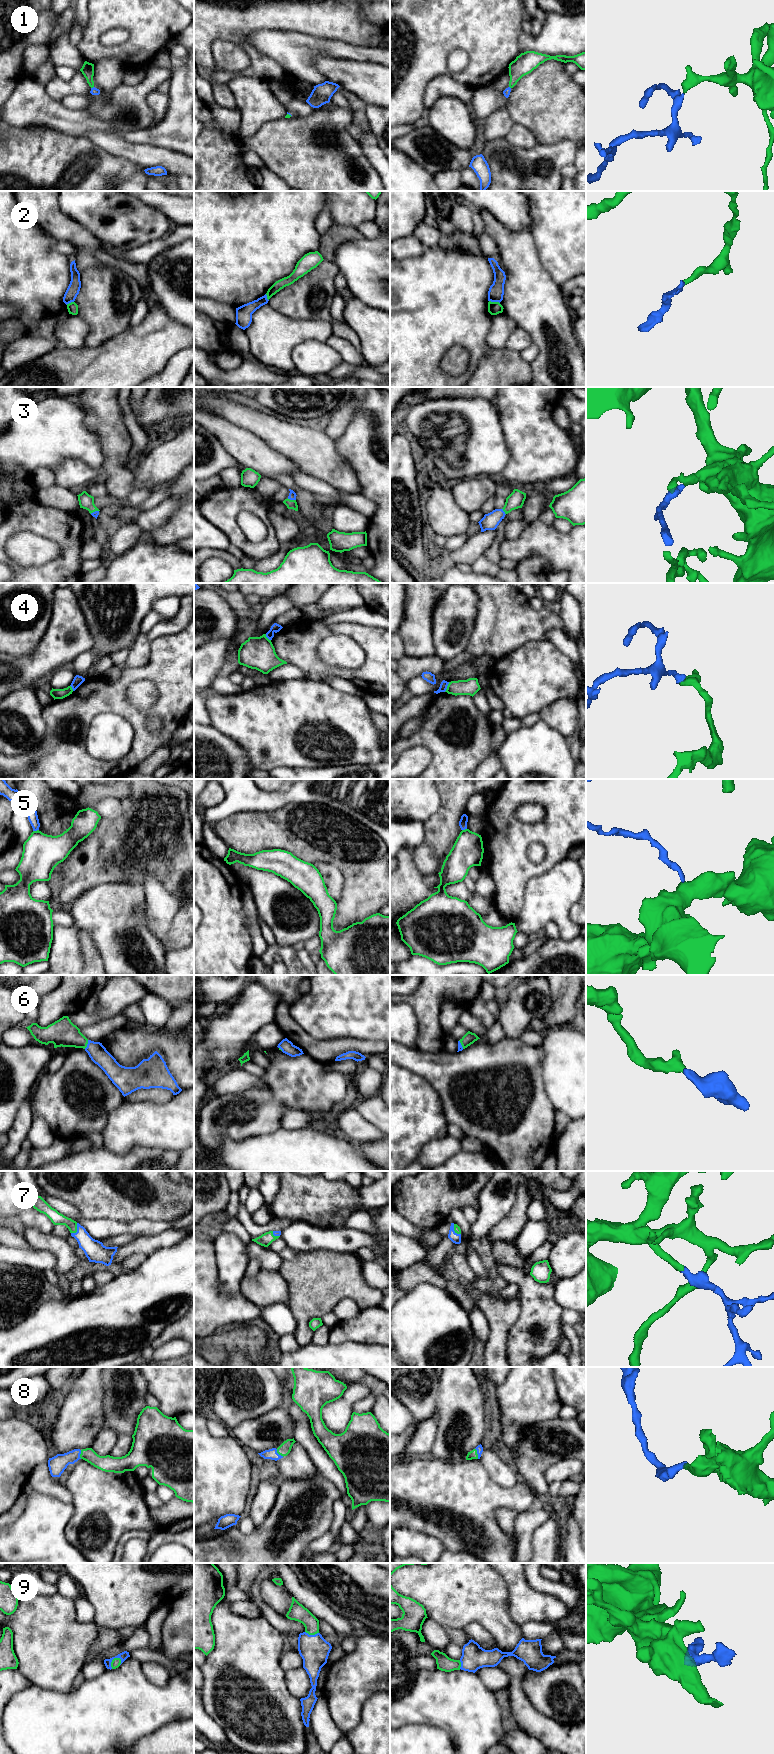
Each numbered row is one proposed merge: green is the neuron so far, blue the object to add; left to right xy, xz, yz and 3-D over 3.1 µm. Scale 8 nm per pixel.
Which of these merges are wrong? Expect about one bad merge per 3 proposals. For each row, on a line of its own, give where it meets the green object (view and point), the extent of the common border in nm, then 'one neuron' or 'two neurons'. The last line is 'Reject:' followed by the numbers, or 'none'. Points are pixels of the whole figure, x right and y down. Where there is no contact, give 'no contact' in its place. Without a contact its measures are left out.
1: xy (92, 87) | 30 nm | one neuron
2: yz (494, 302) | 90 nm | two neurons
3: xz (291, 500) | 70 nm | one neuron
4: yz (447, 687) | 90 nm | two neurons
5: xy (35, 831) | 50 nm | two neurons
6: xy (87, 1043) | 80 nm | one neuron
7: xy (76, 1230) | 100 nm | one neuron
8: yz (476, 1453) | 90 nm | one neuron
9: xy (112, 1661) | 120 nm | one neuron
Reject: 2, 4, 5

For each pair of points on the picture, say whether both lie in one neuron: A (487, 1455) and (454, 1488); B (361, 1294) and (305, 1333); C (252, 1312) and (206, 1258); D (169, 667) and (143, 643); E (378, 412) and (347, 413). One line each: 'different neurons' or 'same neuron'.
A: different neurons
B: same neuron
C: same neuron
D: different neurons
E: different neurons

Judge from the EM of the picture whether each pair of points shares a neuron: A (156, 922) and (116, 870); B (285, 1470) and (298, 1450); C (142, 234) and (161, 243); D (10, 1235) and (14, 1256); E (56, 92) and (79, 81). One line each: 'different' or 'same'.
A: different
B: same
C: different
D: different
E: same

